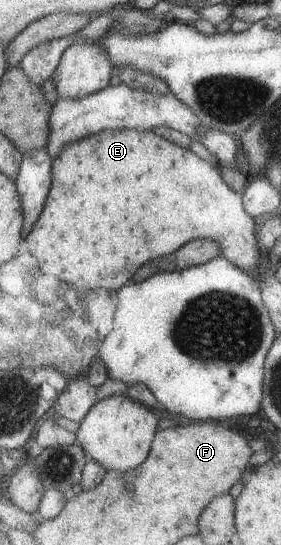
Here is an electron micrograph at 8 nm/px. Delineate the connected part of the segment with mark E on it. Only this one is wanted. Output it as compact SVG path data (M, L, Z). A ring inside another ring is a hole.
M152 129L144 131L128 130L106 130L93 133L90 137L80 138L75 142L70 142L66 146L62 146L62 150L58 152L58 156L51 160L51 184L46 201L44 202L42 212L38 216L38 220L34 220L30 232L26 232L26 236L22 241L23 248L28 250L34 260L38 262L40 271L44 274L54 276L66 284L70 284L73 288L80 291L89 290L90 288L106 288L106 290L118 290L124 282L130 282L128 278L133 276L138 268L153 260L154 258L164 257L171 254L186 242L194 239L209 239L220 246L221 256L247 272L250 276L256 276L258 266L265 264L263 252L258 248L257 238L255 237L257 220L246 214L243 208L241 193L231 190L222 181L220 174L221 167L217 167L209 161L198 158L189 149L180 148L160 136L156 136Z

